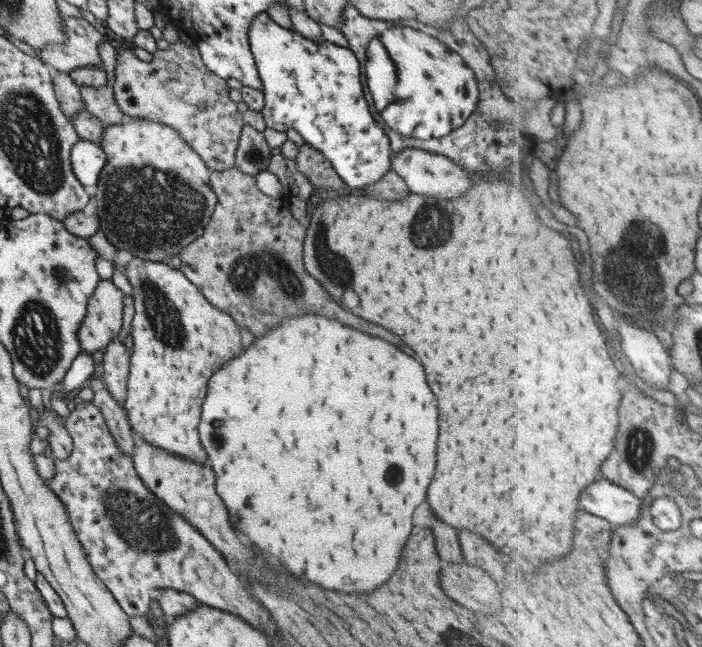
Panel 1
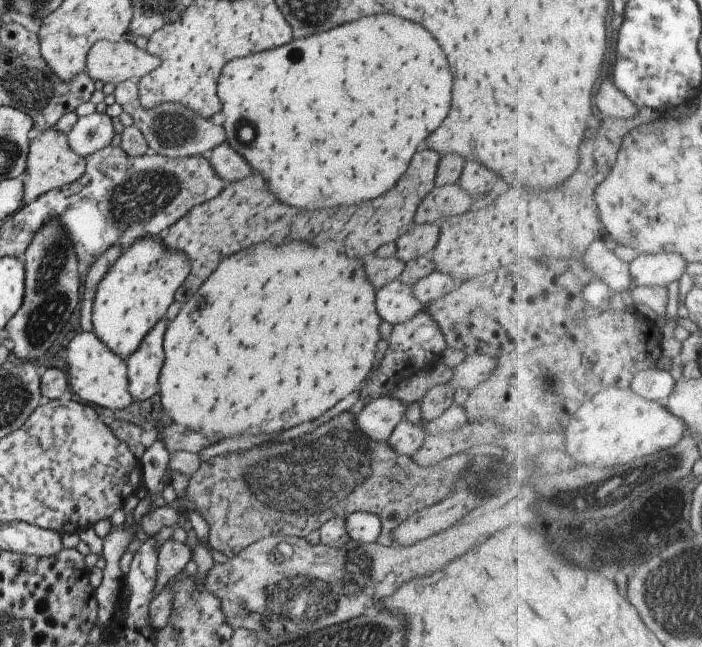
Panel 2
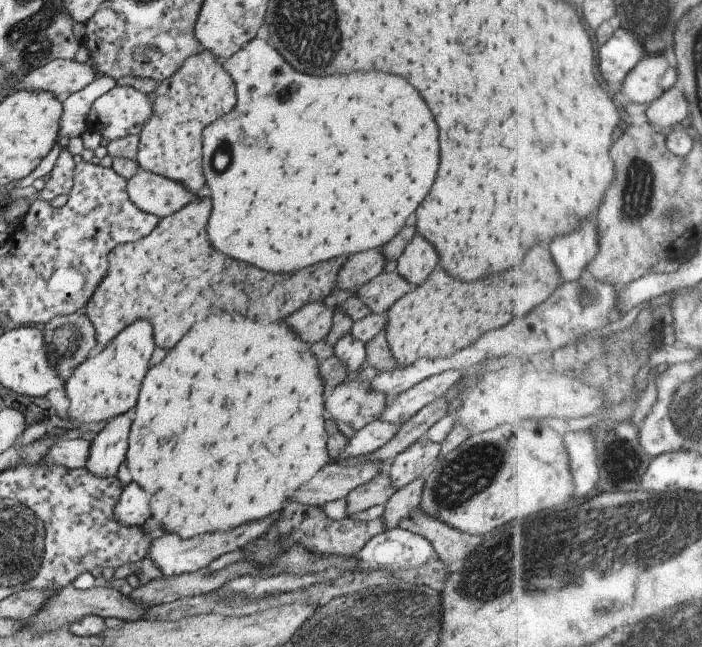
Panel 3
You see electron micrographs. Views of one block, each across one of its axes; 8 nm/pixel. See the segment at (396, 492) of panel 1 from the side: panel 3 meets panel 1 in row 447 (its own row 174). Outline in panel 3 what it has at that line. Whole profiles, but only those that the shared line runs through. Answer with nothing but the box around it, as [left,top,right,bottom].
[200,37,437,274]

